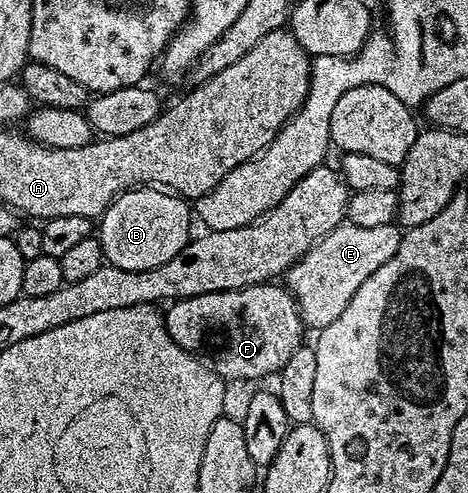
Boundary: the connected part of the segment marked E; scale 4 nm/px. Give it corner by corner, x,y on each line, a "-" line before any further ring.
394,222
379,224
376,228
343,224
328,232
303,258
293,262
285,272
284,285
296,300
303,323
307,327
314,326
315,331
332,324
332,320
348,308
348,300
356,296
356,288
360,288
376,268
396,256
402,235
403,231

